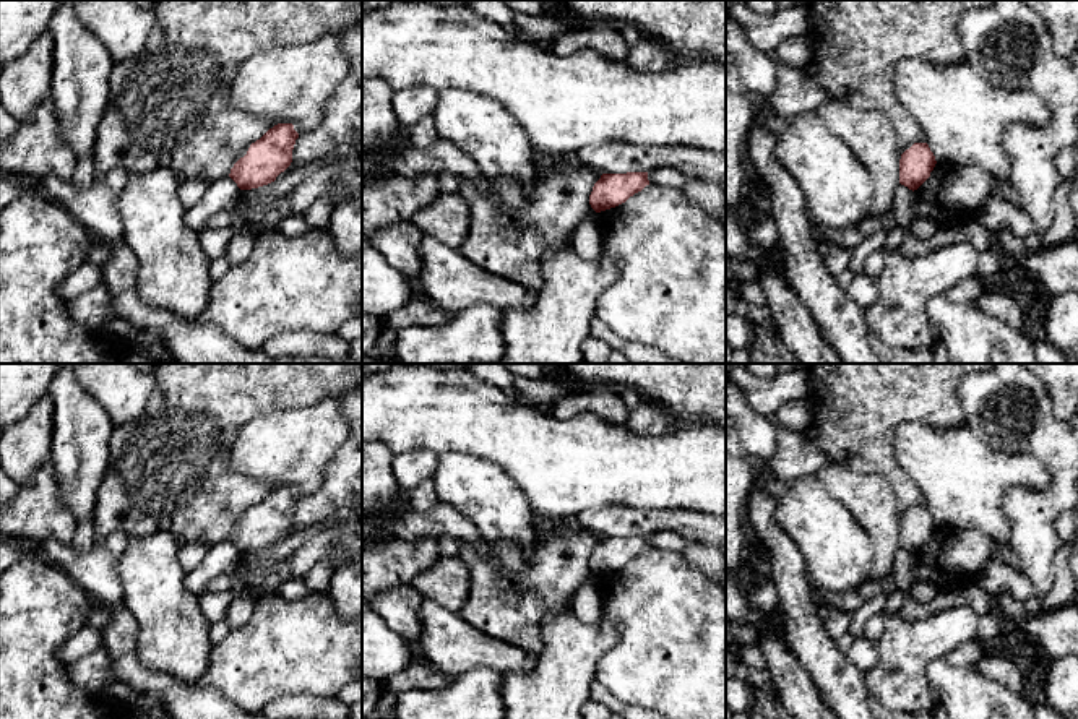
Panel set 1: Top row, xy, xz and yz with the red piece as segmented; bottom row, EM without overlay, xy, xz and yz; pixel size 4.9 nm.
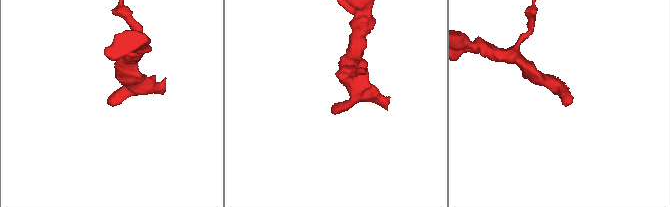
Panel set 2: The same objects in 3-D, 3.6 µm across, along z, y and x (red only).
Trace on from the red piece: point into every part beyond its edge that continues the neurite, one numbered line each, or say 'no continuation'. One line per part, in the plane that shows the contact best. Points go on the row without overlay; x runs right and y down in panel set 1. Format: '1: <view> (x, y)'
no continuation

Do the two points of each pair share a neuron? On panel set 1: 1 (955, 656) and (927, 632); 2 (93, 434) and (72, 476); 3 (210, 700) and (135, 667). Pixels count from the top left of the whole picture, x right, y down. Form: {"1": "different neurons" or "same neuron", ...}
{"1": "different neurons", "2": "same neuron", "3": "same neuron"}

